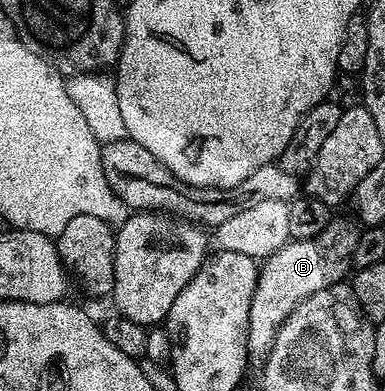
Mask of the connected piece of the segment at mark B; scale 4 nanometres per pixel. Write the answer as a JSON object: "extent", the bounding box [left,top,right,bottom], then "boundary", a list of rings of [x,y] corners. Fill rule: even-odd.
{"extent":[246,229,354,367],"boundary":[[[325,229],[312,239],[291,239],[284,247],[280,247],[280,251],[261,262],[248,315],[246,359],[251,366],[261,367],[266,364],[280,327],[288,319],[288,315],[292,315],[297,305],[316,295],[316,291],[334,289],[337,281],[345,279],[346,272],[348,277],[354,259],[354,241],[329,241],[331,235],[331,230]]]}

